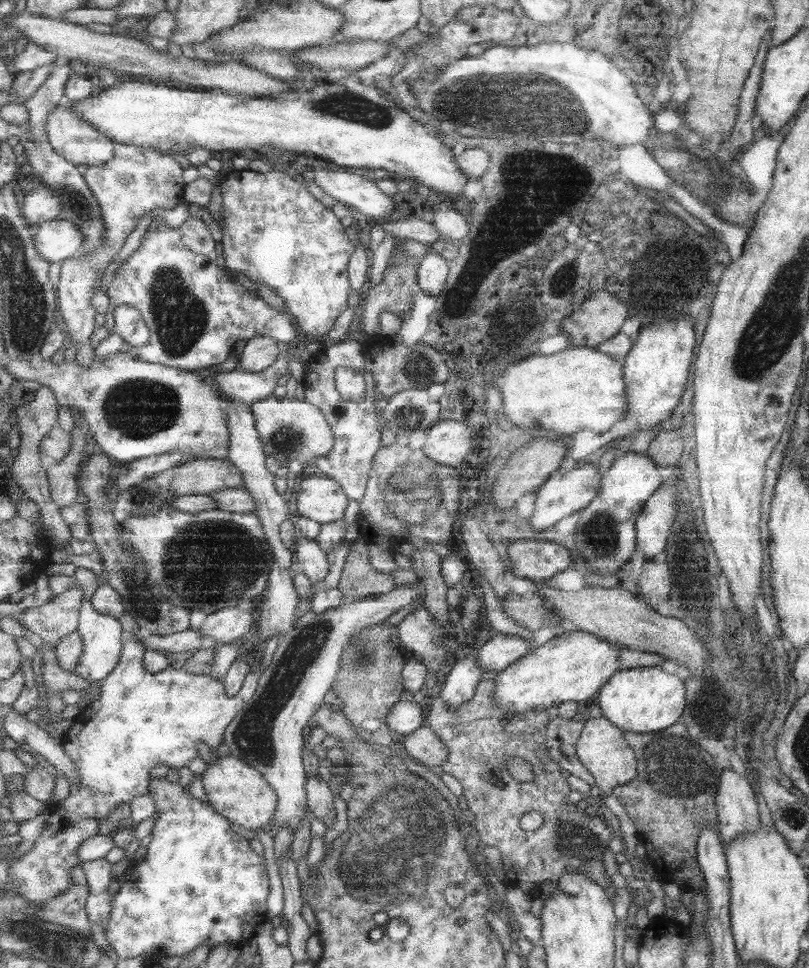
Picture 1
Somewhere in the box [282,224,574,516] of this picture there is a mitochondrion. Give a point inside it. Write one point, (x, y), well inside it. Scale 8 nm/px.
(414, 369)

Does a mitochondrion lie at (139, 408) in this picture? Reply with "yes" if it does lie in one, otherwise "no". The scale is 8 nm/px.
yes

